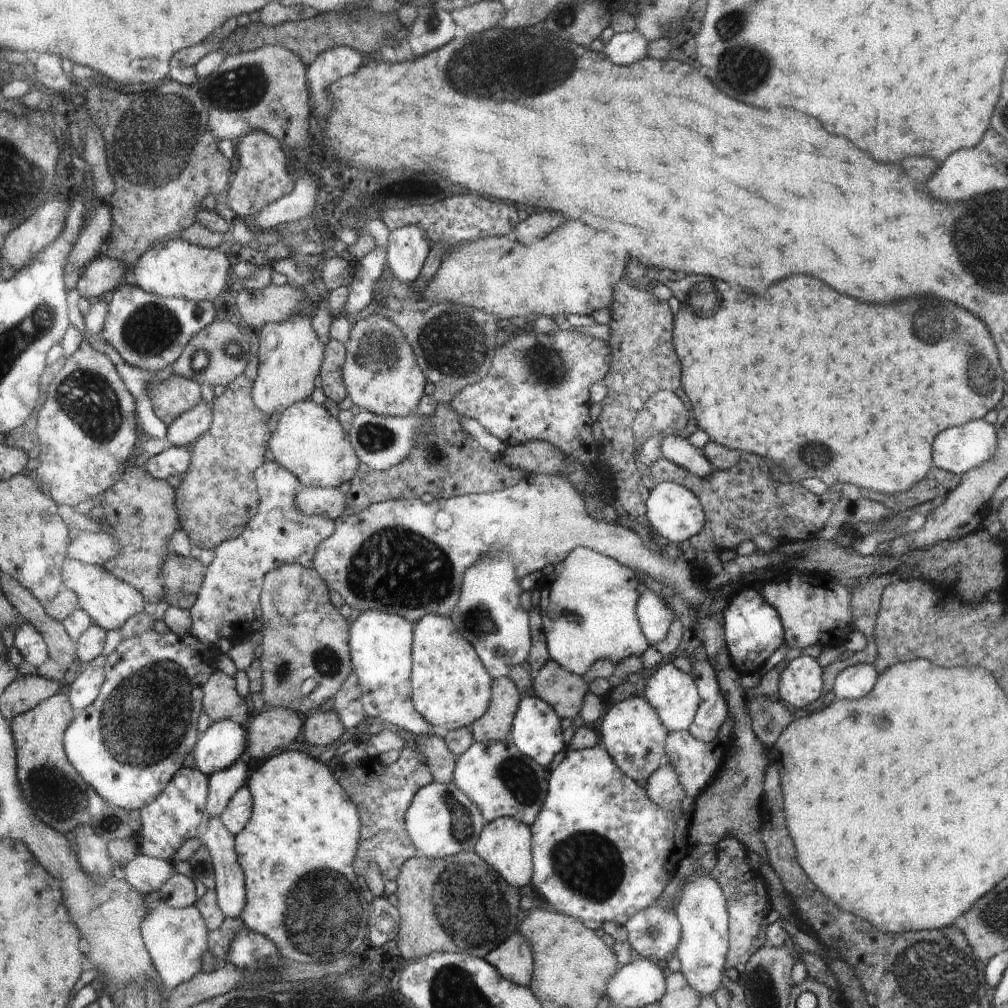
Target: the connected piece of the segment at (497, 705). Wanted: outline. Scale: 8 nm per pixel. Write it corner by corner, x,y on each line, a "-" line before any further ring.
510,676
494,680
492,700
489,702
488,710
470,726
475,740
487,743
509,738
518,702
520,702
520,692

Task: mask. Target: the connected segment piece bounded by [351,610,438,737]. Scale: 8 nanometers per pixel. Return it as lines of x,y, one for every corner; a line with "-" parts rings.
362,610
360,616
351,626
352,666
361,688
361,701
366,716
382,718
384,725
392,729
404,729
414,736
429,737
438,734
434,730
424,728
424,716
414,710
411,699
410,656
412,642
412,626
403,616
392,613

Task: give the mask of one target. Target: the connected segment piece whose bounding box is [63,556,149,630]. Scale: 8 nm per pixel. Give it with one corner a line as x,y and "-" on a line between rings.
69,556
65,563
63,577
66,586
79,594
81,608
90,614
95,624
105,629
122,630
133,616
139,615
149,608
140,589
132,586
127,580
116,576
105,566
88,564

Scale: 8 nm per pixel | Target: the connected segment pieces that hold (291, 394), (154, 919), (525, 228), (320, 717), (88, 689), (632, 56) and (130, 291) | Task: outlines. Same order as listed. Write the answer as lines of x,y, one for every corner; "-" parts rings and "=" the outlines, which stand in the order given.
294,314
288,320
265,324
253,334
259,345
259,367
251,395
259,409
268,415
277,417
296,402
306,400
314,390
318,370
322,370
324,346
310,319
=
163,899
157,908
147,914
143,922
143,935
168,991
190,982
203,970
205,954
210,951
210,933
207,920
197,905
173,907
=
554,210
546,212
534,212
526,220
516,227
516,240
523,245
533,245
546,238
550,232
554,232
564,222
564,216
=
334,710
311,713
303,722
304,736
314,746
330,746
344,734
343,722
=
88,667
71,685
71,701
76,712
86,710
101,695
107,674
103,668
=
624,31
614,33
612,39
604,45
603,53
614,64
632,64
646,56
651,43
642,33
=
122,284
114,293
113,301
109,304
110,312
102,337
108,340
115,350
122,356
125,362
138,368
151,370
156,374
160,370
166,370
168,366
176,364
185,353
186,347
200,331
208,328
218,320
218,312
214,301
193,301
184,297
163,297
148,292
140,285

